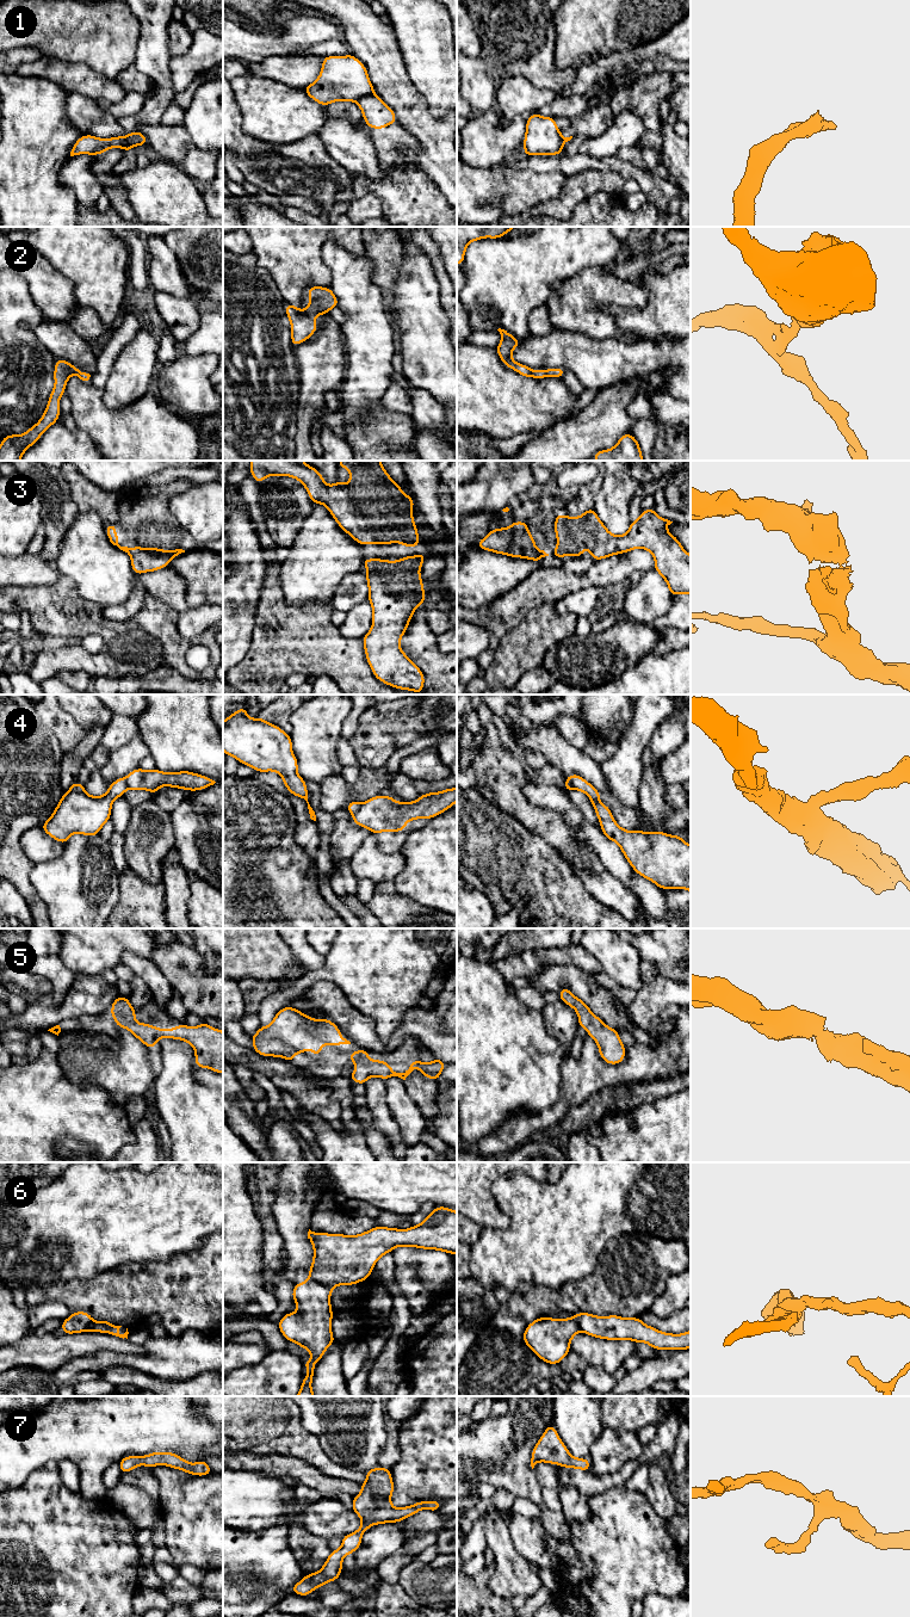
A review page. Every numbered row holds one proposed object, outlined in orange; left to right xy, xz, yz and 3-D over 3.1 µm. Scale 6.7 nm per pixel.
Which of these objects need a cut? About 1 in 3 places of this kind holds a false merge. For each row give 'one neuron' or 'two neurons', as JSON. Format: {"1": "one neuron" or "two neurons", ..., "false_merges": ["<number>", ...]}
{"1": "two neurons", "2": "one neuron", "3": "one neuron", "4": "two neurons", "5": "one neuron", "6": "two neurons", "7": "one neuron", "false_merges": ["1", "4", "6"]}

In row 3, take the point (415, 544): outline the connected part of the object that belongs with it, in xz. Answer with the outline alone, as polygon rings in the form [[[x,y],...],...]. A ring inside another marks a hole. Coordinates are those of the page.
[[[250,461],[249,470],[260,485],[267,476],[290,476],[307,489],[312,504],[322,504],[338,525],[360,545],[401,543],[419,548],[419,531],[413,517],[415,500],[390,477],[380,461],[339,461],[339,468],[349,470],[349,483],[339,480],[328,486],[322,474],[303,461]]]

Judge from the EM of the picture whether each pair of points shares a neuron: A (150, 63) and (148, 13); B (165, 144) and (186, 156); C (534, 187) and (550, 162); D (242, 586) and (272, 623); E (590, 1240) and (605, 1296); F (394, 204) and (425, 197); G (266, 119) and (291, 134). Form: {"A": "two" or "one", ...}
{"A": "one", "B": "one", "C": "two", "D": "two", "E": "two", "F": "one", "G": "one"}

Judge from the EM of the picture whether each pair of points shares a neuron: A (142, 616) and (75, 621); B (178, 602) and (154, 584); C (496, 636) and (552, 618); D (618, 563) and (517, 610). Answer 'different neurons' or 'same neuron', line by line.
A: same neuron
B: same neuron
C: different neurons
D: same neuron

